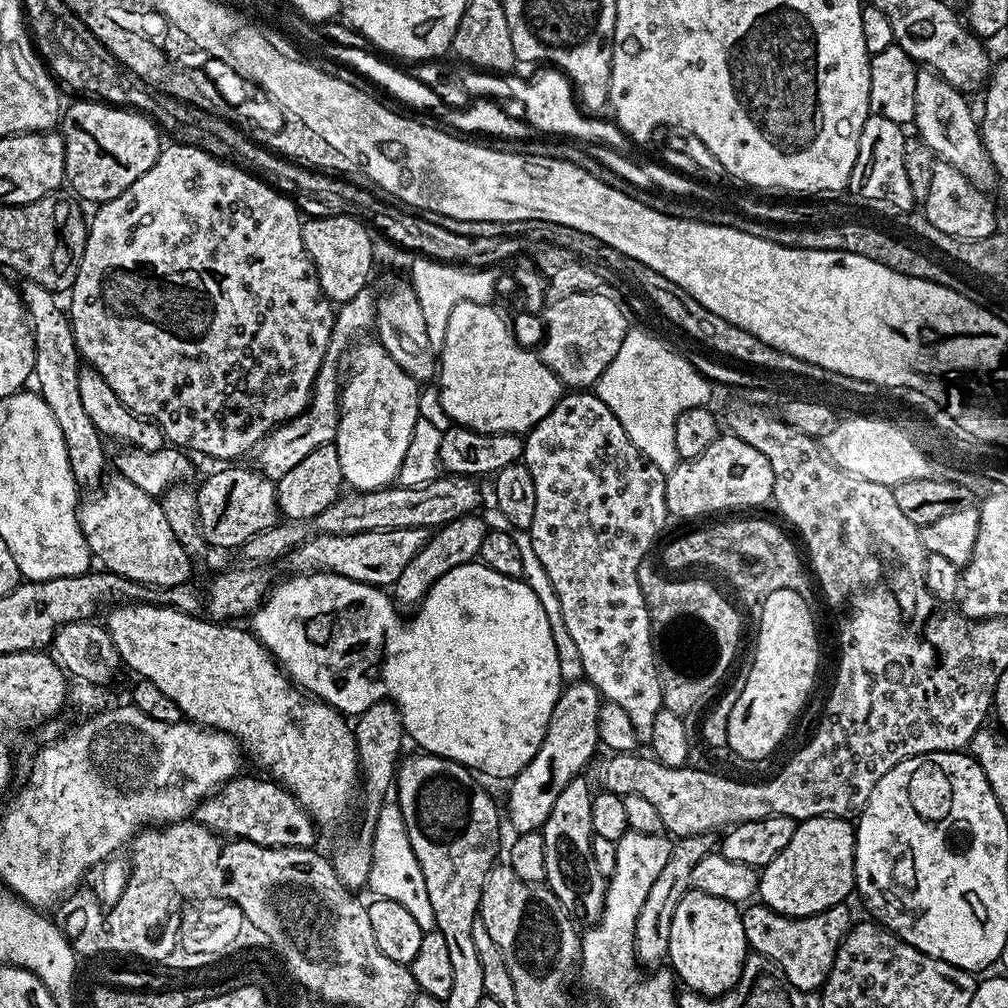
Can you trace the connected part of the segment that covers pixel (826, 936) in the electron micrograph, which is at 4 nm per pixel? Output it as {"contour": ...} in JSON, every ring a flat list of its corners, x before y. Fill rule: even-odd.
{"contour":[[752,902,741,911,742,930,746,930,749,949,755,955,773,960,798,991,811,994,823,988,834,954,854,923,848,907,847,903,835,904,813,916,784,916,763,902]]}

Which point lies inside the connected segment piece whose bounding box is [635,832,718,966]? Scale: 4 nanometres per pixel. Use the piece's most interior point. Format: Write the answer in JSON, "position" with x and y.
{"position":[652,930]}

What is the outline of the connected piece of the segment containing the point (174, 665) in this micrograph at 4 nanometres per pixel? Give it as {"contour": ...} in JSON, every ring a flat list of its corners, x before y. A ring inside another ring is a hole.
{"contour":[[125,602,123,604,115,605,115,607,113,607,109,612,112,613,109,614,108,620,106,619,106,627,108,629,108,633,110,634,110,638,114,638,114,646,116,647,116,649,118,650,118,654,120,655,121,665,123,665,125,669,129,668,130,671,137,672,135,675,139,677,139,679,154,682,154,686,158,686,158,690,162,690,162,694,166,694,166,698,174,698,174,702,178,706,178,710,180,711,181,717,183,717,185,721,194,724,199,724,206,728,215,728,216,731,225,732,225,734,227,734,228,736,232,736,233,738,235,738,237,744,240,745,241,749,243,749,243,751,247,753,247,755,249,752,249,754,252,755,253,758,256,759,257,762,260,763,266,771,268,771,265,773,267,773,267,775,271,777,271,779,275,780,281,788,286,789,286,791,289,792,289,794,292,795,292,797,296,799,300,803,300,805,302,805,302,807,306,809,306,811,308,811,309,816,312,817,313,821,315,821,317,825,323,826,323,824,332,824,335,822,335,820,340,820,343,818,344,815,347,814,348,807,350,807,352,804,352,795,354,795,355,792,357,795,358,781,361,779,360,759,358,758,358,754,356,753,356,733,354,731,353,725,349,723,347,719,345,719,345,717,340,713,340,711,337,708,331,708,329,704,324,703,323,700,318,700,315,696,310,696,307,692,297,688,296,685,288,679,287,672,285,672,284,669,281,668,279,664,277,664,276,659,273,658,271,652,269,652,268,649,265,648,263,642,260,641,258,637,252,635,251,631,249,631,247,627,232,628,236,626,229,626,227,623,224,622,213,622,211,619,208,618,203,618,204,620,199,620,199,615,190,612,180,612,177,610,177,608,170,608,163,604,142,604,139,602]]}

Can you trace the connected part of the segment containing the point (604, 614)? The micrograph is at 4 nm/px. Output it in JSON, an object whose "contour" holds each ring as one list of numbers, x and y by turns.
{"contour":[[572,390,561,395,560,401,527,433,522,444,522,462,530,470,530,478,534,482,534,498,538,503,534,505,534,522,530,529,532,535,532,552,548,579,554,595,560,599,560,620,568,631,574,647,580,651,580,664,584,667,583,675,588,683,594,685,604,700,618,702,626,714,630,714,630,722,634,722,637,741,648,742,652,738,654,718,658,718,661,708,664,707,662,698,662,686,660,685,660,671,656,665,656,651,652,645,652,623,648,617,648,607,644,601,642,590,638,586,638,566,641,560,649,555,652,543,656,535,664,528,664,520,669,519,668,507,666,506,666,474,658,470,641,452,630,442,626,430,622,430,622,422,618,422,616,415,596,397,592,390]]}

